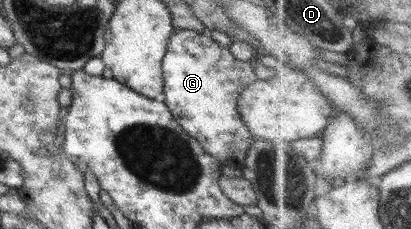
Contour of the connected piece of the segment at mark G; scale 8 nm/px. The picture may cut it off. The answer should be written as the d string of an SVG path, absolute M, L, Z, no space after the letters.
M187 29L173 33L161 69L164 102L177 123L222 165L241 167L255 139L241 119L237 99L245 87L261 76L264 65L236 59L228 47L219 45L209 35Z

